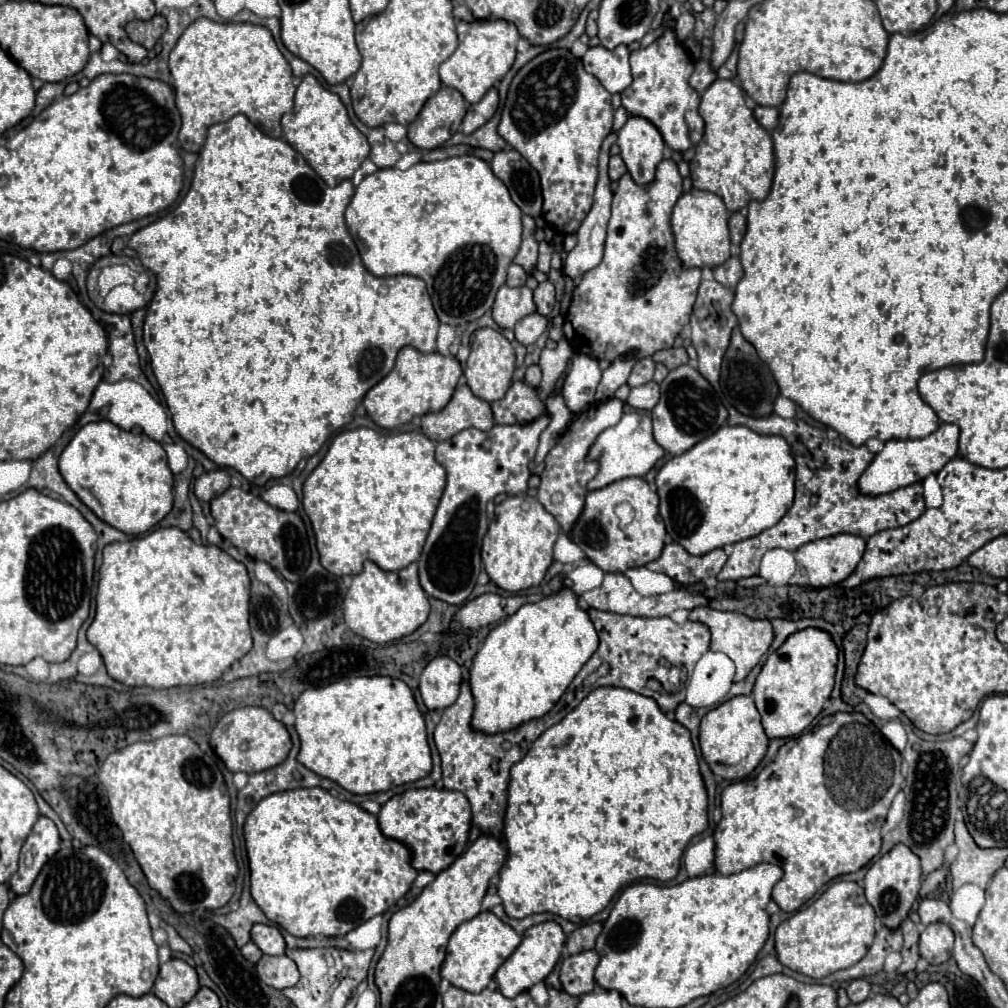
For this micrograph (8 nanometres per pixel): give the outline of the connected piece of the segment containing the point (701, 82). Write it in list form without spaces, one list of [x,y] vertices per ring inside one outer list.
[[[700,59],[696,61],[696,69],[690,77],[690,85],[698,91],[698,93],[704,93],[712,81],[716,81],[716,71],[710,67],[710,61],[708,59]]]

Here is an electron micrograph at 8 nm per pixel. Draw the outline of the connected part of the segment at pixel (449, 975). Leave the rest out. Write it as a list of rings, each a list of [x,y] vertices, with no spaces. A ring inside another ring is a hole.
[[[482,911],[474,919],[464,921],[450,937],[448,953],[442,965],[442,977],[448,979],[454,987],[460,987],[470,993],[480,993],[488,987],[498,967],[514,953],[522,937],[506,923],[502,923],[492,911]]]

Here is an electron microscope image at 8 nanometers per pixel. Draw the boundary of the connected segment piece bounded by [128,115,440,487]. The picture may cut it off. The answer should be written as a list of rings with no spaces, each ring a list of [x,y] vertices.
[[[236,115],[230,121],[212,125],[208,129],[206,143],[198,153],[190,191],[178,203],[178,207],[156,223],[136,231],[128,241],[128,245],[138,253],[142,265],[156,275],[156,293],[144,318],[144,344],[178,435],[200,449],[216,465],[232,467],[250,483],[260,487],[264,487],[270,479],[280,479],[292,473],[300,459],[318,453],[336,429],[348,425],[366,391],[392,371],[396,355],[402,347],[410,345],[422,353],[436,351],[436,333],[440,321],[426,291],[426,283],[412,275],[376,277],[362,265],[354,239],[350,237],[344,221],[344,211],[352,195],[354,185],[350,181],[328,187],[304,161],[304,157],[300,157],[300,153],[296,153],[296,149],[292,149],[286,141],[264,135],[248,121],[246,115]]]

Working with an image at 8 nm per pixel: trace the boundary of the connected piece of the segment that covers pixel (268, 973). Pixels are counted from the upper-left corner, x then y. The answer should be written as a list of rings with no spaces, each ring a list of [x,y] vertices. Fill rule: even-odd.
[[[262,955],[262,959],[256,965],[256,973],[266,985],[272,985],[274,989],[280,991],[296,985],[296,981],[300,979],[298,967],[288,955],[280,955],[280,957]]]

